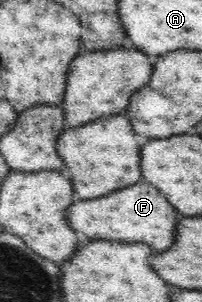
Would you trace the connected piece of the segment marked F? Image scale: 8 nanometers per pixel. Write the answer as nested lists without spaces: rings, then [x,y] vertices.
[[[145,182],[119,188],[93,199],[79,199],[68,205],[69,227],[84,240],[114,240],[146,244],[156,251],[167,249],[175,239],[176,223],[182,218],[166,197]]]

